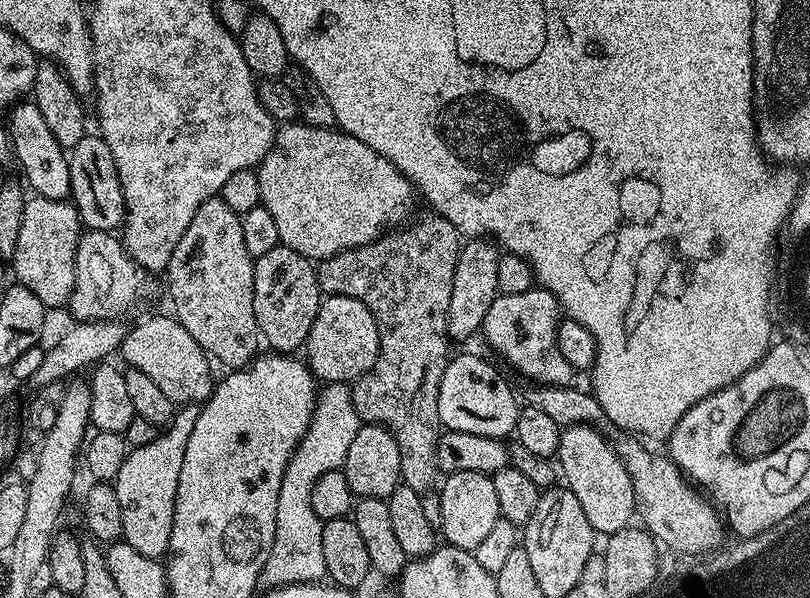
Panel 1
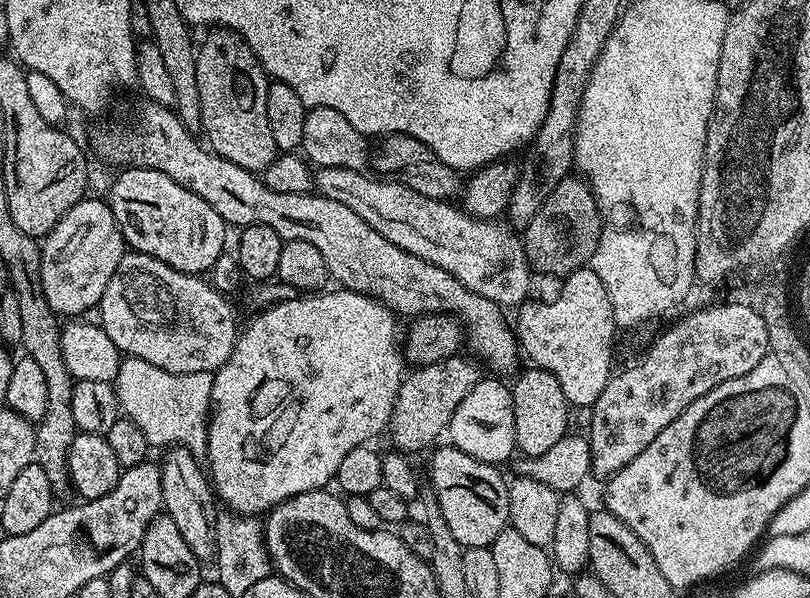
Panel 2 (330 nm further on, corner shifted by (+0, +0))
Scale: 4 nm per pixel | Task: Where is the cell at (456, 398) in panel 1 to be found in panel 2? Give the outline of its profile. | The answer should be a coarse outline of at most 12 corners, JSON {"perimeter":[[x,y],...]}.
{"perimeter":[[480,379],[446,436],[500,466],[517,451],[511,387]]}

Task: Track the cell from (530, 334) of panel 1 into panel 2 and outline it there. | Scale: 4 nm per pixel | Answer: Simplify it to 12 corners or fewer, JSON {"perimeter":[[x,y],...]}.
{"perimeter":[[595,267],[519,305],[533,365],[589,406],[614,375],[614,306]]}

